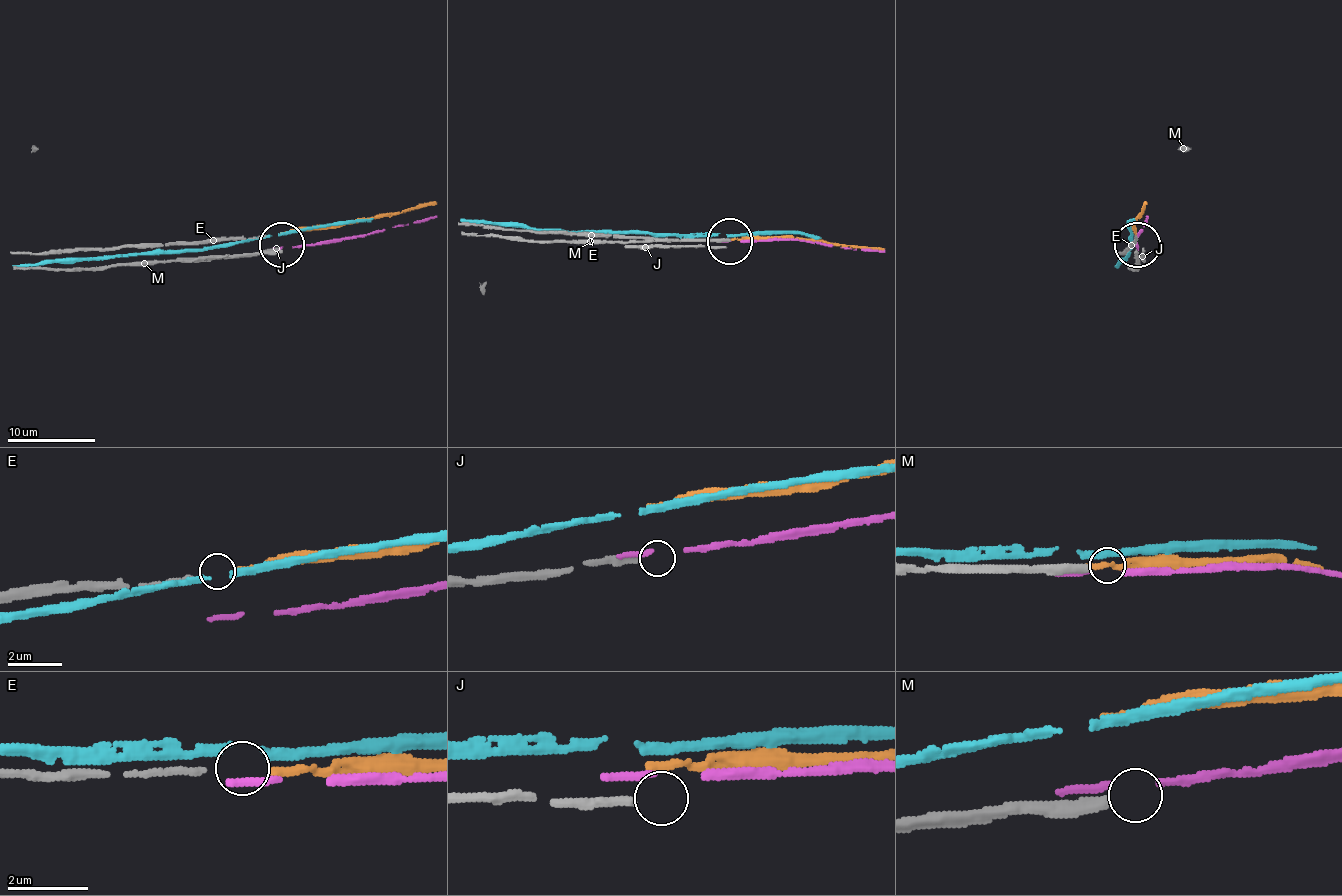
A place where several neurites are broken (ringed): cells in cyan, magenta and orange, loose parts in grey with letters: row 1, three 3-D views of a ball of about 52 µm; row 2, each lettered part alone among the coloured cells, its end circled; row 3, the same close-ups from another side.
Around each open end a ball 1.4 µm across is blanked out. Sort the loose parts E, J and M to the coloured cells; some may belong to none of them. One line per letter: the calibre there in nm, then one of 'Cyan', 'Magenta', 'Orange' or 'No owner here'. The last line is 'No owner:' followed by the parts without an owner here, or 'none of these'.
E: Thickness 140 nm. Orange
J: Thickness 240 nm. No owner here
M: Thickness 320 nm. No owner here
No owner: J, M

